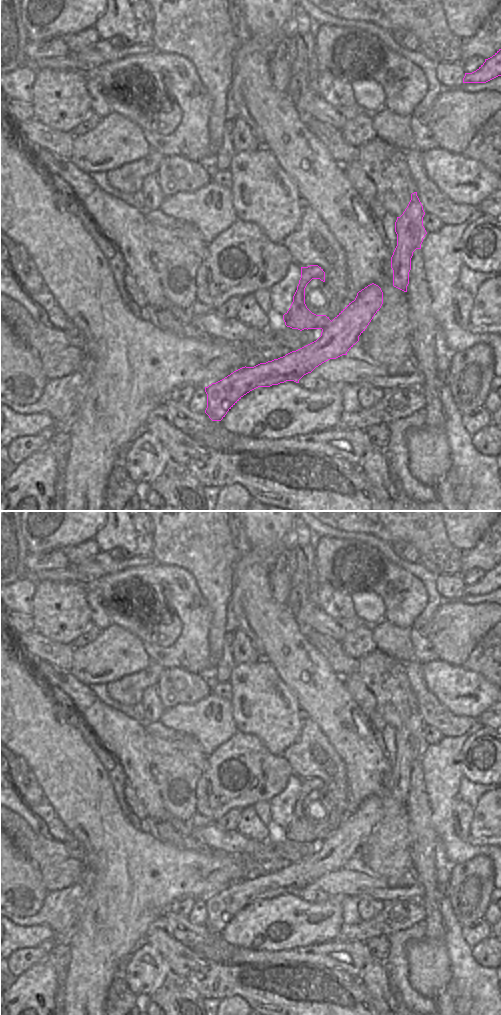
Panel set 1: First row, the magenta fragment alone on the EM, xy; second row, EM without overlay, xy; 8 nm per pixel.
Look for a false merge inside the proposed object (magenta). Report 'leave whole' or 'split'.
split

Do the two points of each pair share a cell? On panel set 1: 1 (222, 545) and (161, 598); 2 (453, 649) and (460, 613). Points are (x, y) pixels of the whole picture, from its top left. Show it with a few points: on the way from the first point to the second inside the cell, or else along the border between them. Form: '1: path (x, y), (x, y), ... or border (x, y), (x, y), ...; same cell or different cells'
1: border (168, 564), (185, 569), (194, 578), (201, 594); different cells
2: path (453, 640), (456, 622); same cell

